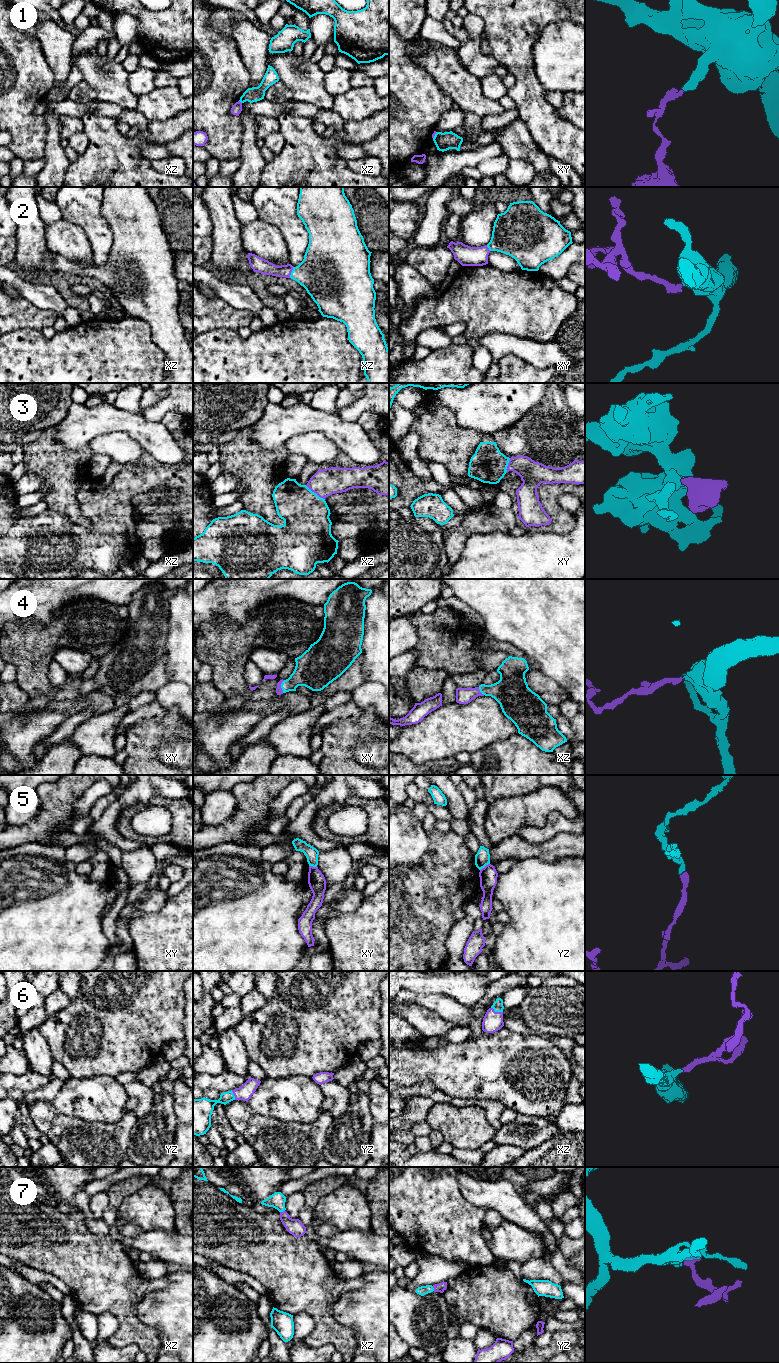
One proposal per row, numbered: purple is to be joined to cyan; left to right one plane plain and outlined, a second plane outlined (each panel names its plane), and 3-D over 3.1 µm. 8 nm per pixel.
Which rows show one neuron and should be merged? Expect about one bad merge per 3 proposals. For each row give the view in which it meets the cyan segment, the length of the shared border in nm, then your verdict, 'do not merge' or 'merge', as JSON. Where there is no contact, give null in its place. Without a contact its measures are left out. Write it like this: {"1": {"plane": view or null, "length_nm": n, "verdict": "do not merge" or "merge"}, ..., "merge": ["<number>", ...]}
{"1": {"plane": "xz", "length_nm": 40, "verdict": "do not merge"}, "2": {"plane": "xz", "length_nm": 90, "verdict": "merge"}, "3": {"plane": "xz", "length_nm": 200, "verdict": "merge"}, "4": {"plane": "xy", "length_nm": 110, "verdict": "merge"}, "5": {"plane": "yz", "length_nm": 100, "verdict": "do not merge"}, "6": {"plane": "xz", "length_nm": 100, "verdict": "merge"}, "7": {"plane": "xz", "length_nm": 40, "verdict": "merge"}, "merge": ["2", "3", "4", "6", "7"]}

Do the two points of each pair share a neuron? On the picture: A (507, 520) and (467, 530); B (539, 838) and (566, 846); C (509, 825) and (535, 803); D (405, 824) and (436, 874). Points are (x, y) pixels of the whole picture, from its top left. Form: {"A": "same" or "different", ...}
{"A": "same", "B": "different", "C": "same", "D": "different"}

